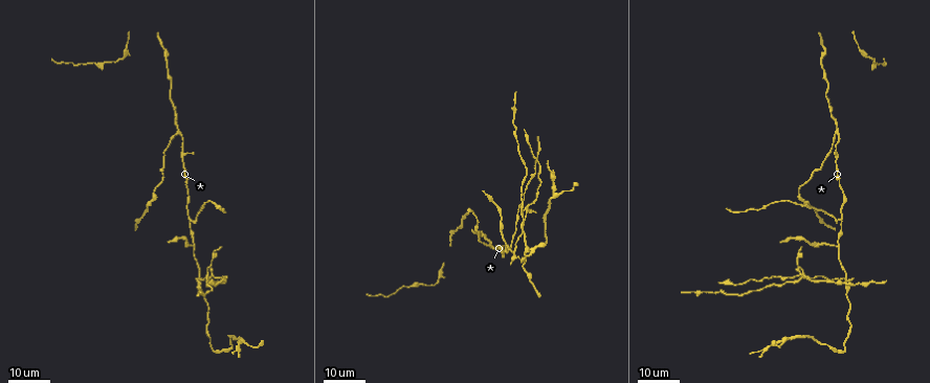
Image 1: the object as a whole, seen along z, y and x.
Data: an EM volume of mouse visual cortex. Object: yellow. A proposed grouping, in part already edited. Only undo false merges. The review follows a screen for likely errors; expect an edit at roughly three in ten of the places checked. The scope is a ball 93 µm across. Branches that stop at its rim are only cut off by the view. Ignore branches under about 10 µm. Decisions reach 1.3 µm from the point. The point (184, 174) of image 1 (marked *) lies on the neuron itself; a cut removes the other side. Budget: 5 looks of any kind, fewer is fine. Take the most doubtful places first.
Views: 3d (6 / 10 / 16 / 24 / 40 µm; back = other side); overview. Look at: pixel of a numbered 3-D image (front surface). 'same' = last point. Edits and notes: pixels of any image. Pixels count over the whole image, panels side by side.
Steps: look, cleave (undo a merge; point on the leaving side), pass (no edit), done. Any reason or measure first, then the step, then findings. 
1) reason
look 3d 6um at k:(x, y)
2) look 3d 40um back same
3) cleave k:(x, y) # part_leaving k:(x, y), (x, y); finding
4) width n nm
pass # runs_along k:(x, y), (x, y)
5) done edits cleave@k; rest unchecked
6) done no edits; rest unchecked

four or more arms meet
look 3d 16um at 1:(846, 279)

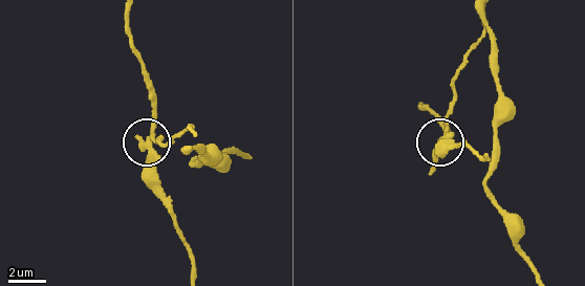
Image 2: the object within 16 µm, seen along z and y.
look 3d 10um same

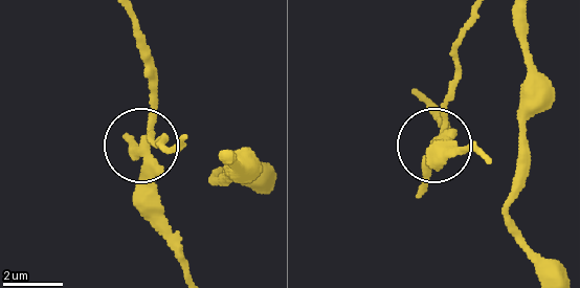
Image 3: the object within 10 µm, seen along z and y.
width 250 nm
cleave 3:(452, 96) # a second neuron is stuck on

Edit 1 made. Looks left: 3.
look overview

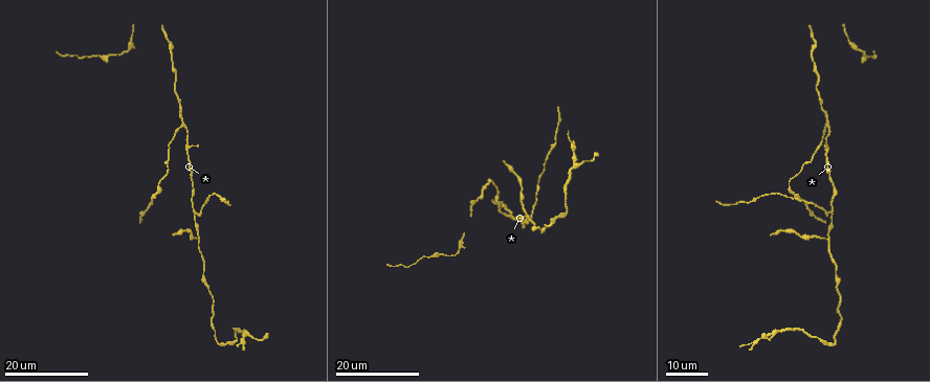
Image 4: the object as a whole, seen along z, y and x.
three-way junction
look 3d 24um at 4:(829, 212)

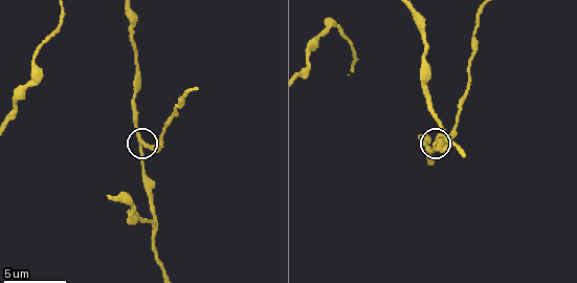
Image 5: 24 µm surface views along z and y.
look 3d 6um at 5:(140, 142)

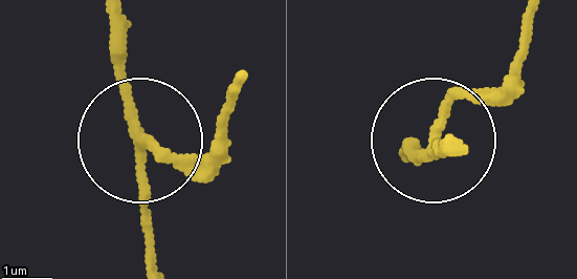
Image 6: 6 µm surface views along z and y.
side_arm 35 um; arms 3
pass # one neuron here

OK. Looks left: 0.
done edits cleave@3; rest unchecked

